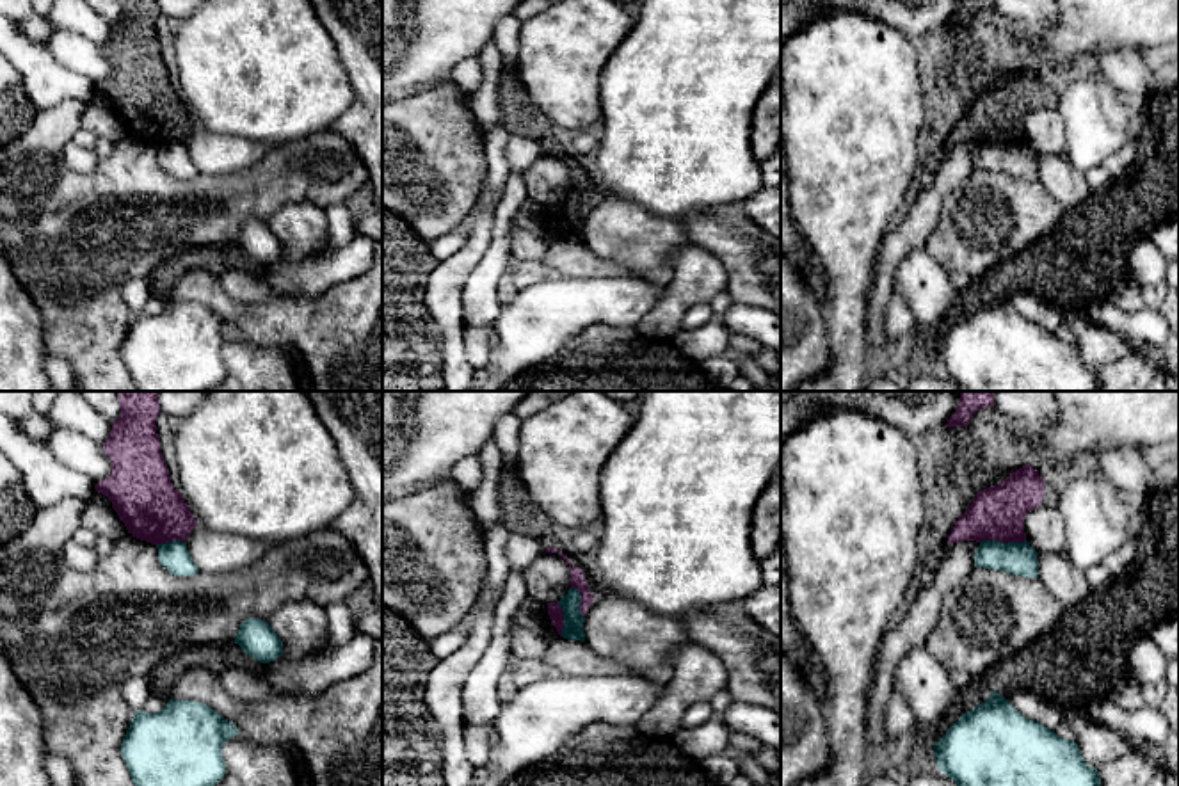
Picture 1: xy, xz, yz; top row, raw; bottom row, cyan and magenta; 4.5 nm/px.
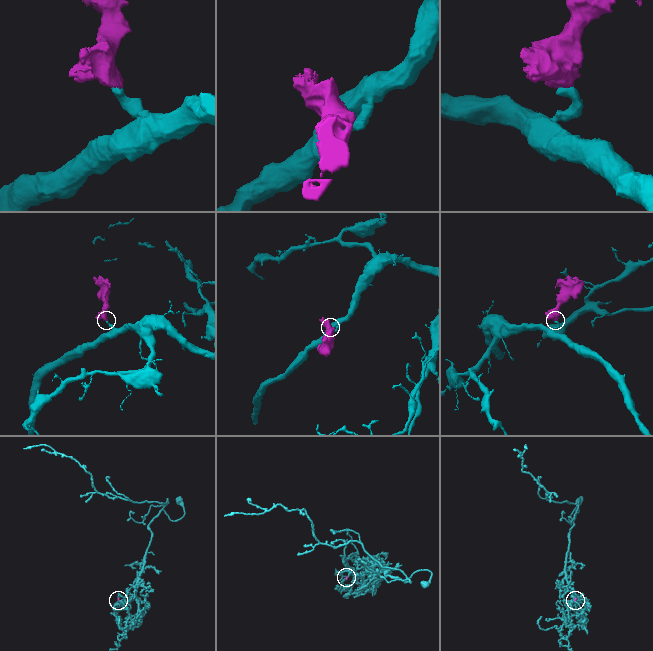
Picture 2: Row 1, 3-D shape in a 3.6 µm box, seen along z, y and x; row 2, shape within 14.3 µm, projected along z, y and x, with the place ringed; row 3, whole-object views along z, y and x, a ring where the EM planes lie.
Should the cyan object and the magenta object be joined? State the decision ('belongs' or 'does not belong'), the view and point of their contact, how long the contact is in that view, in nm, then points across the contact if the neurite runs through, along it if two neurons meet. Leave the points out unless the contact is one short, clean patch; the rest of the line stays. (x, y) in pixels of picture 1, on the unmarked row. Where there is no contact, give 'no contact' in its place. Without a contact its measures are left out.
does not belong | yz (1002, 144) | 200 nm | along yz (1025, 141), (980, 144)

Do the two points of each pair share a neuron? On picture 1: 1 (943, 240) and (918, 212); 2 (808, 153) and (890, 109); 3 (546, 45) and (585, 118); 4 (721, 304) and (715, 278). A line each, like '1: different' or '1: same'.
1: different
2: same
3: same
4: different

